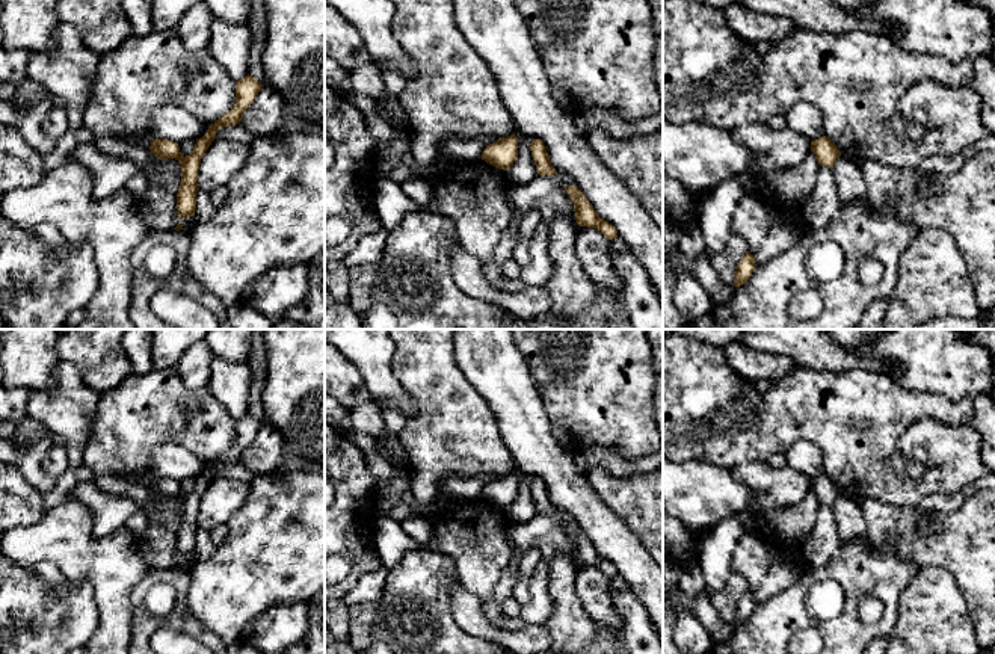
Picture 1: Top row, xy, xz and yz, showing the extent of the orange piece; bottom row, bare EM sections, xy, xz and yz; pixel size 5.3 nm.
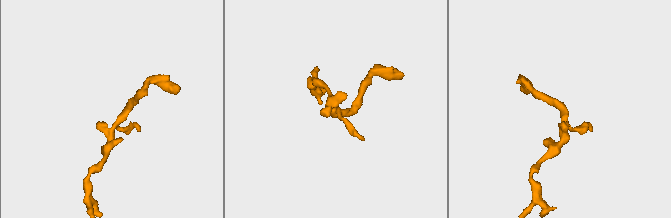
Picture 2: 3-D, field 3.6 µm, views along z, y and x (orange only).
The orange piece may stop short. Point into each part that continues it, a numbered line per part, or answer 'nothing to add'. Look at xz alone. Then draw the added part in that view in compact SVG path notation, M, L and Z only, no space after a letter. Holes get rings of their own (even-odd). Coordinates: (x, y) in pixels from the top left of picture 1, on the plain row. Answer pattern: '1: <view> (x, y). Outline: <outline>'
nothing to add

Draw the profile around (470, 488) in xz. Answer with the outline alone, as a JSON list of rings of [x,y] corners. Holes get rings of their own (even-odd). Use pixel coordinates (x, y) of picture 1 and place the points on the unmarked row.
[[[480,474],[470,479],[447,479],[441,483],[438,494],[457,495],[465,500],[473,500],[482,497],[483,488],[497,480],[500,476],[495,474]]]

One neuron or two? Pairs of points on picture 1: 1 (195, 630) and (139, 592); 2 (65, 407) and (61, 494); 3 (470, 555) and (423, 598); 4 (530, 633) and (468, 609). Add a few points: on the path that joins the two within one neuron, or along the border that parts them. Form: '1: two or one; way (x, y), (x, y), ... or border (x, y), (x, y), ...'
1: one; way (177, 623), (153, 623), (141, 610)
2: one; way (73, 428), (74, 462), (70, 473)
3: two; border (437, 549), (453, 561), (458, 580)
4: one; way (514, 636), (492, 635), (482, 626)

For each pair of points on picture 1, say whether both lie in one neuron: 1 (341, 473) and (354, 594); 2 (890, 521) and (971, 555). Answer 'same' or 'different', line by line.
1: different
2: same

